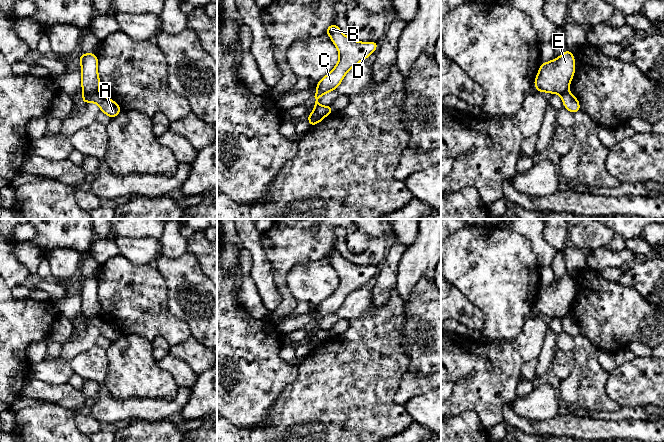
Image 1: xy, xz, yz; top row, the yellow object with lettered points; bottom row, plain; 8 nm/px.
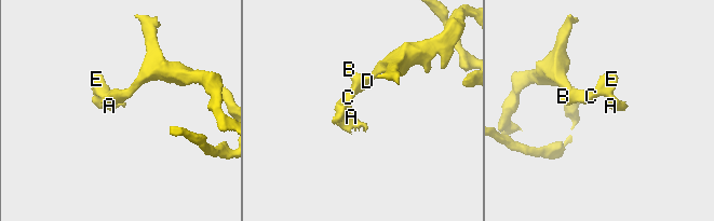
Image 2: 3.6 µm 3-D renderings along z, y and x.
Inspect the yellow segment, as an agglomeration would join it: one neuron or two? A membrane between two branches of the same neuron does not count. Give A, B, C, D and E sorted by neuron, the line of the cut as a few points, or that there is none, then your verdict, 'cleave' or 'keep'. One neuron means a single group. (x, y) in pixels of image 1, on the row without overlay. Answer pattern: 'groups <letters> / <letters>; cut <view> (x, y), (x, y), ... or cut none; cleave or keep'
groups A / B C D E; cut xz (329, 336), (317, 340), (310, 339); cleave

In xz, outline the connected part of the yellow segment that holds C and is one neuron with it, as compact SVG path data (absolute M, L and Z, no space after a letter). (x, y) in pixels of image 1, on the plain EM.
M332 247L326 254L333 268L339 276L339 285L334 293L330 295L325 301L317 306L315 317L314 335L310 338L313 341L322 340L332 337L332 330L322 330L318 328L318 323L333 314L335 314L347 296L354 290L358 289L362 284L371 280L377 273L378 266L359 266L344 259L339 251Z

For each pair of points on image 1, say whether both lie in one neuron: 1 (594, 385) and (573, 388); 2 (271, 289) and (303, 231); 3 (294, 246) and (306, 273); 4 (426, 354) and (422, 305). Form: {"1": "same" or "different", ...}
{"1": "same", "2": "different", "3": "different", "4": "same"}

